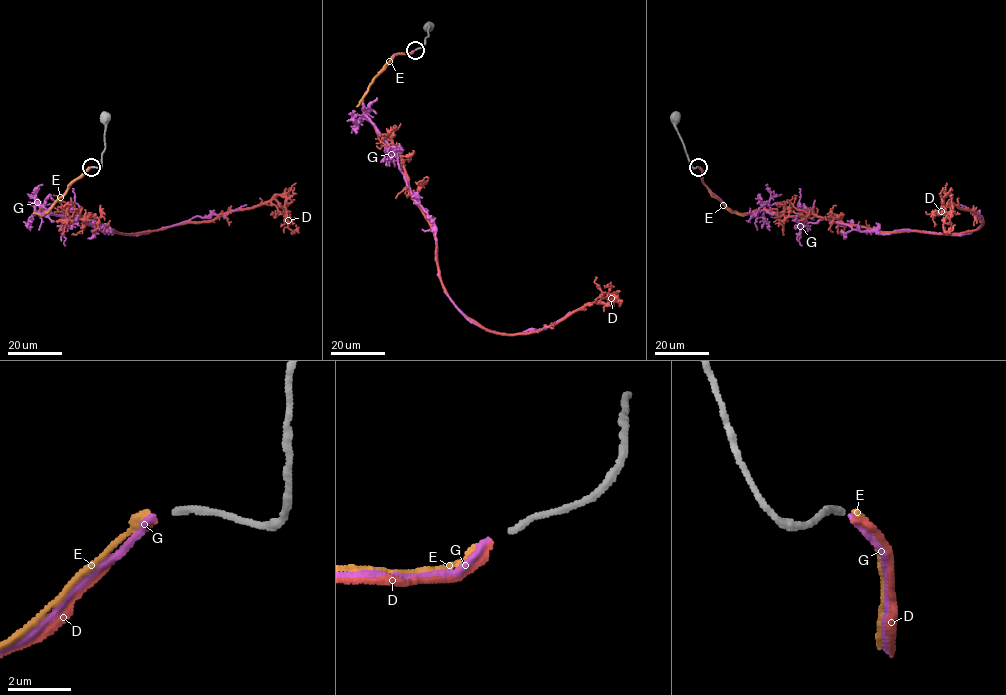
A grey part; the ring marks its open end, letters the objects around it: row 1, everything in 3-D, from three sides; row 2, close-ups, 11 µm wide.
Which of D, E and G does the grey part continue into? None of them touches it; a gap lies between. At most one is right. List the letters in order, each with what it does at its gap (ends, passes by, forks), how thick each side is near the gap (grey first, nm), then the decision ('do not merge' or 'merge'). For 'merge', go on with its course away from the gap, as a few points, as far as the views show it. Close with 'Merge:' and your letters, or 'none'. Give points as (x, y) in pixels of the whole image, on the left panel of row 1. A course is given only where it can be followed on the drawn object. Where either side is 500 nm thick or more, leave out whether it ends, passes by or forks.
D: it ends there; 200 nm thick on the grey side, 220 nm on the other; do not merge
E: it ends there; 200 nm thick on the grey side, 260 nm on the other; do not merge
G: it ends there; 200 nm thick on the grey side, 190 nm on the other; merge; it runs (90, 167), (39, 213), (131, 235), (197, 216), (224, 215), (246, 204)
Merge: G

